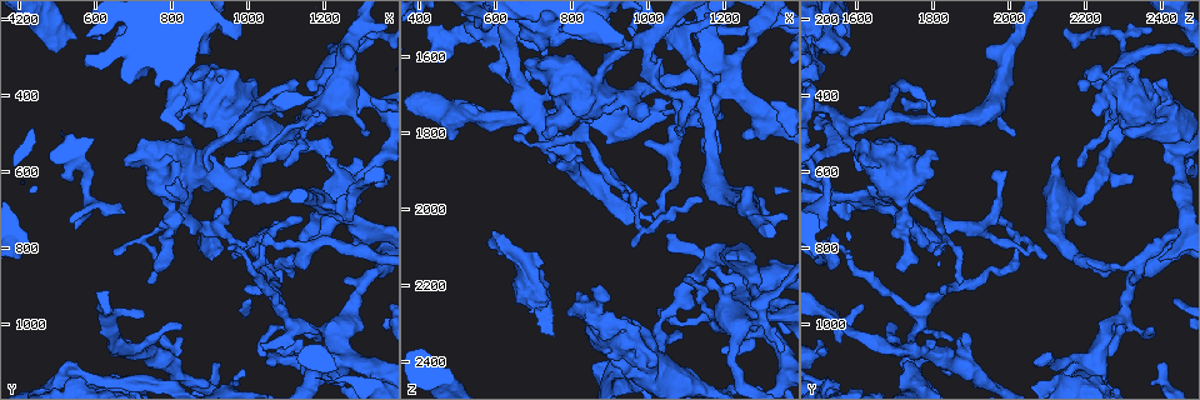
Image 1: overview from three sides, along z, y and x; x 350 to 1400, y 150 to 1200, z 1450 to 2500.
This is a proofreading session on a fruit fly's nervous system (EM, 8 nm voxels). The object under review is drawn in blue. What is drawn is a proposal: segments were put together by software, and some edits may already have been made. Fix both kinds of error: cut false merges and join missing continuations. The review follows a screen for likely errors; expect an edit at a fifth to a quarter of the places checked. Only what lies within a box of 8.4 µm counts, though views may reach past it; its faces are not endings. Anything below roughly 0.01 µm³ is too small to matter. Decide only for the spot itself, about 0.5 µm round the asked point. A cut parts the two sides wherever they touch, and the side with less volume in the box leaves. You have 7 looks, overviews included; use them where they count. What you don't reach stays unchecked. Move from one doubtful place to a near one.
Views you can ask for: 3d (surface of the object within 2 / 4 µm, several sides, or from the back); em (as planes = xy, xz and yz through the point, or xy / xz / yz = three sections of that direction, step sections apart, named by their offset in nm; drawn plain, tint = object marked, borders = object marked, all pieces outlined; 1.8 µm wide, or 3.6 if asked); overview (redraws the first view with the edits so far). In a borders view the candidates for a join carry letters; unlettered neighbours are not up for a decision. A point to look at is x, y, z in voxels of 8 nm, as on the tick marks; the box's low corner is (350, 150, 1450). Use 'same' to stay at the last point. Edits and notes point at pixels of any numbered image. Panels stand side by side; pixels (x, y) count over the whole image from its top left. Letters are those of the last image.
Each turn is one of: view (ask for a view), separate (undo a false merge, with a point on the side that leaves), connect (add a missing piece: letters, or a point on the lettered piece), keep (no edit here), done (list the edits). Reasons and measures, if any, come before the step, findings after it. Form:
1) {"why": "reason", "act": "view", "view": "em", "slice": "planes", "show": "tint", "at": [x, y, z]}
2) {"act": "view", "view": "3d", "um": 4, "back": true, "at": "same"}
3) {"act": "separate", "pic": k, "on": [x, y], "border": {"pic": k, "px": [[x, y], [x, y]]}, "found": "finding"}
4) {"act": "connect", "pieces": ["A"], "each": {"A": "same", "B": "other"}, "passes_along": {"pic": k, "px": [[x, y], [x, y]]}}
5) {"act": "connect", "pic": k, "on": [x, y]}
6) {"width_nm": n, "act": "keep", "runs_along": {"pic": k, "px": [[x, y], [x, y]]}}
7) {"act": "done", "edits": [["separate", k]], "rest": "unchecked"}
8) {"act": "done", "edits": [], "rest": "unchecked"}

{"why": "abrupt turn", "act": "view", "view": "3d", "um": 4, "at": [880, 395, 2310]}

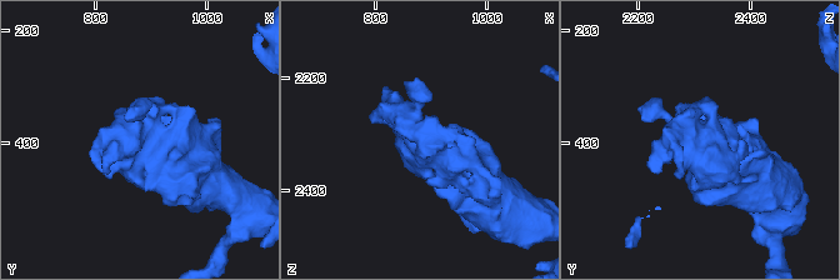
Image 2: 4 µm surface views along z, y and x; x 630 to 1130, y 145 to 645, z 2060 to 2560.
{"why": "now the EM", "act": "view", "view": "em", "um": 3.6, "slice": "planes", "show": "borders", "at": [885, 390, 2310]}

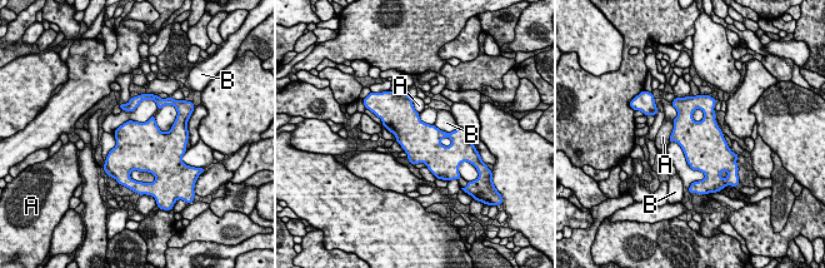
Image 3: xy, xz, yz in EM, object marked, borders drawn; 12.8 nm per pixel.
{"act": "keep", "each": {"A": "other", "B": "other"}, "found": "one cell here"}

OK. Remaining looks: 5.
{"why": "tapers out", "act": "view", "view": "em", "slice": "planes", "show": "borders", "at": [960, 600, 1990]}

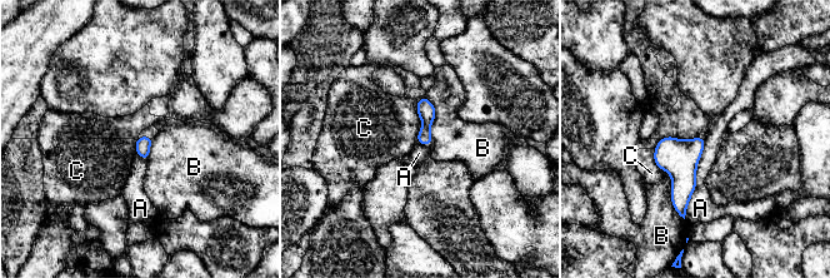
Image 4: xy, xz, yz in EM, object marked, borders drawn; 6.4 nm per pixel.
{"act": "keep", "each": {"A": "other", "B": "other", "C": "other"}, "found": "no lettered piece goes on from it"}

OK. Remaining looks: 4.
{"why": "thick turns thin", "act": "view", "view": "em", "um": 3.6, "slice": "planes", "show": "borders", "at": [875, 560, 1650]}

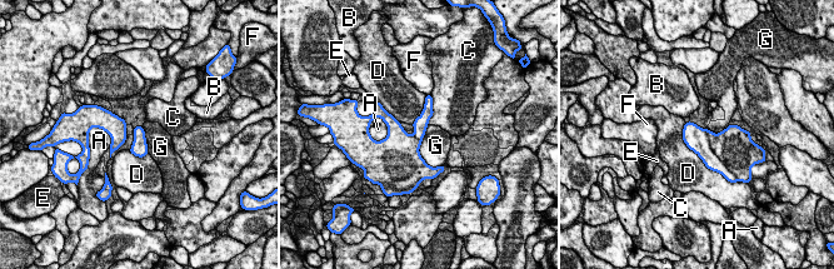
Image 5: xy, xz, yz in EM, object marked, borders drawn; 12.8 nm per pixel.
{"act": "separate", "pic": 5, "on": [695, 139], "each": {"A": "other", "B": "other", "C": "other", "D": "other", "E": "other", "F": "other", "G": "other"}, "part_leaving": {"pic": 5, "px": [[429, 99], [419, 135]]}, "found": "a second cell is stuck on"}

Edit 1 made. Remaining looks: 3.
{"act": "done", "edits": [["separate", 5]], "rest": "unchecked"}

